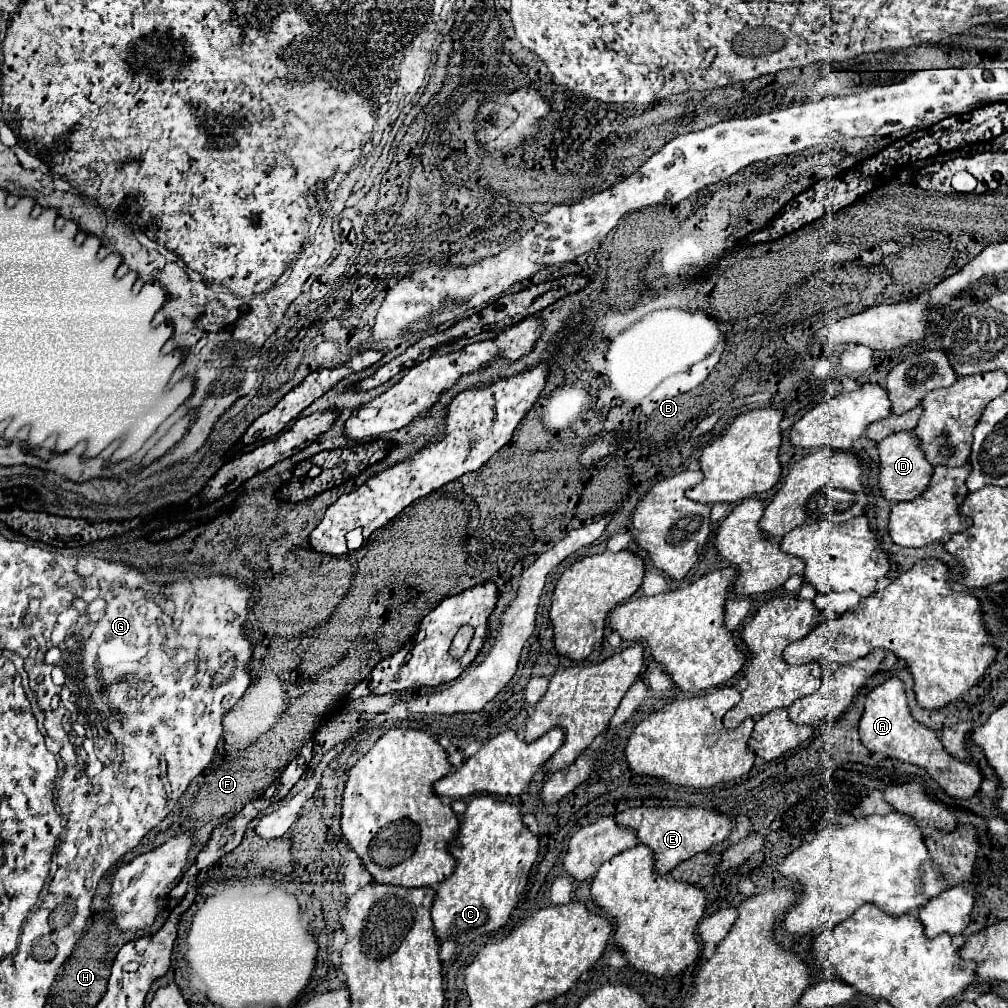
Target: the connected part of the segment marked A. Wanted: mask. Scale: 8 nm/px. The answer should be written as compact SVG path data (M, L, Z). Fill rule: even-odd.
M890 678L884 684L880 684L868 692L864 712L862 712L860 724L858 724L858 736L860 736L860 742L870 752L880 752L886 758L916 764L916 766L924 768L928 772L928 776L934 782L938 782L938 786L950 798L958 798L958 800L972 798L980 788L980 782L982 782L980 768L974 764L950 758L946 754L940 738L936 736L936 732L918 724L912 718L912 714L908 710L906 694L904 694L904 684L898 678Z

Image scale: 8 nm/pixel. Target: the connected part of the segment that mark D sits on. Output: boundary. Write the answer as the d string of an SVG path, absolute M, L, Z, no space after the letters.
M898 432L896 436L888 436L878 442L878 456L880 456L880 474L878 474L878 488L888 502L906 502L914 500L928 488L928 480L932 474L932 466L924 460L924 452L920 452L916 436L912 432Z

